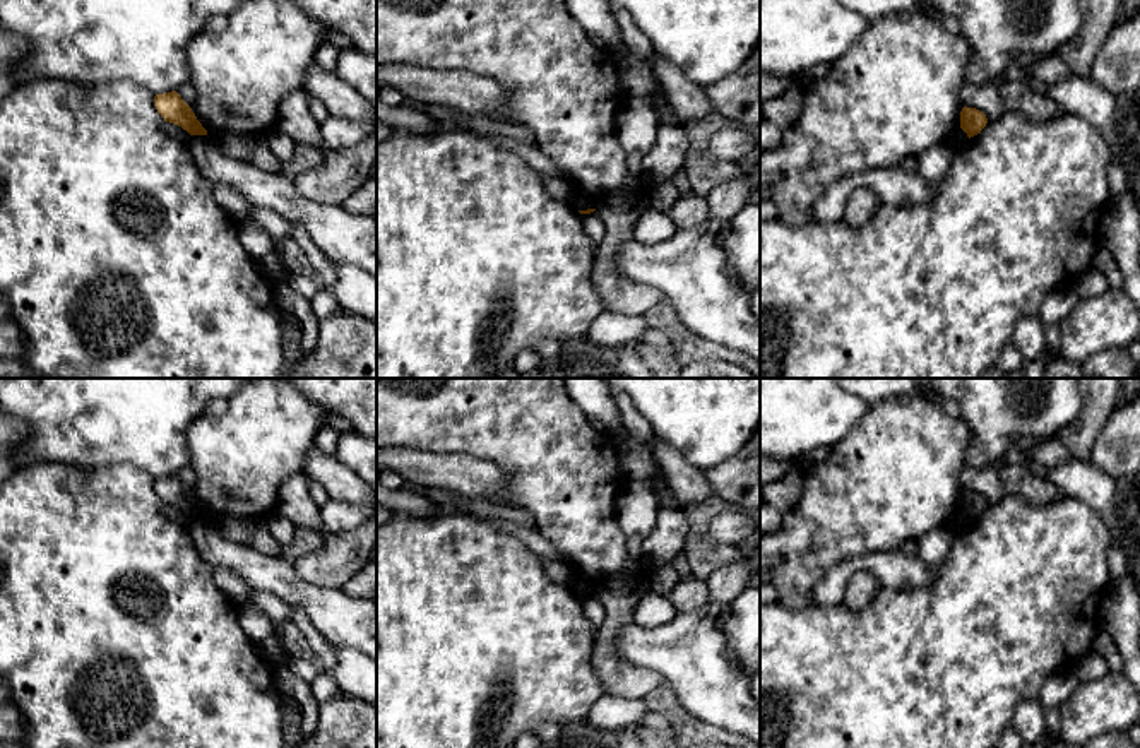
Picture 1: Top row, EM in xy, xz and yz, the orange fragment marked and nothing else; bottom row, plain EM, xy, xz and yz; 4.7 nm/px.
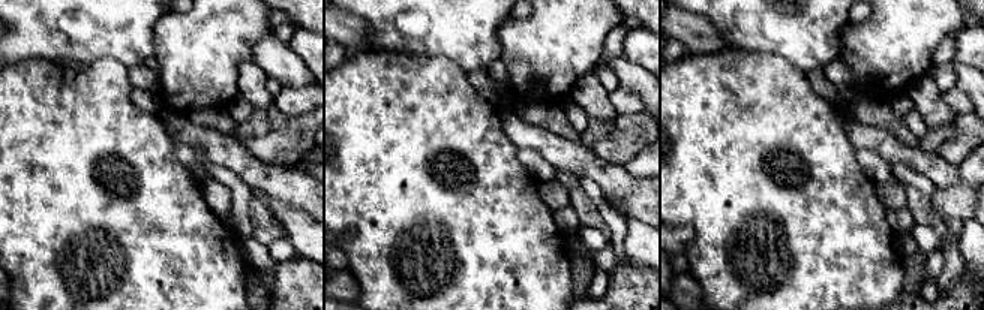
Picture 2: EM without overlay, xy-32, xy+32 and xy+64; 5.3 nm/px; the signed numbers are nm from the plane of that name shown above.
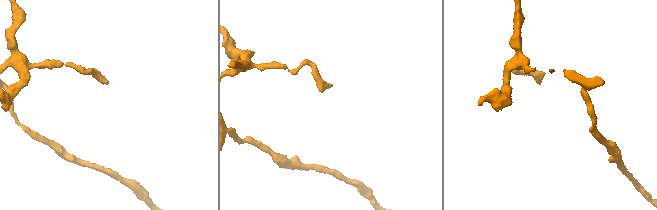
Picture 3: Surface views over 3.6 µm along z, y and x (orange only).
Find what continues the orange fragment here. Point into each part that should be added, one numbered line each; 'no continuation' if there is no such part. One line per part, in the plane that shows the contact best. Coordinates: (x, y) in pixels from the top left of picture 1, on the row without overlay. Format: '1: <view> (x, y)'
no continuation

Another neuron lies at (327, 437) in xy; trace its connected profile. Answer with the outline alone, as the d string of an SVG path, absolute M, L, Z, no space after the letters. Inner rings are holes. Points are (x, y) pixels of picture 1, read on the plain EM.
M325 424L325 426L317 433L317 436L315 436L315 445L317 445L322 452L325 452L327 455L334 455L339 438L341 438L341 431L337 431L335 428Z

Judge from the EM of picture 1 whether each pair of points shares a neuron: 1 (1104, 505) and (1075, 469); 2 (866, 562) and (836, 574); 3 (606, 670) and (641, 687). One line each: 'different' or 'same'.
1: same
2: same
3: same

